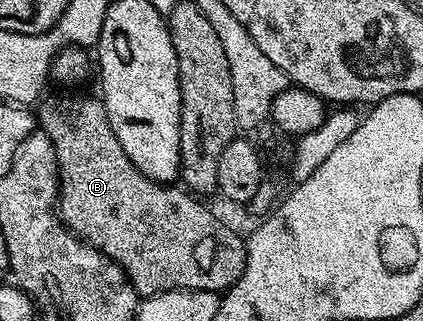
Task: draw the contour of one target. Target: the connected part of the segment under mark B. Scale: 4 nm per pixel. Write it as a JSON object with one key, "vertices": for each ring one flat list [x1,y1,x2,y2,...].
{"vertices":[[45,96,39,102,38,108,40,110,37,108,34,116,39,128,50,139,50,143,54,143,54,155,56,156,58,171,60,172,58,212,60,220,64,222,64,225,71,233,75,233,81,241,87,241,98,252,104,253,113,263,120,266,120,270,128,276,128,282,136,288,137,294,141,298,153,297,156,293,165,293,171,289,197,289,198,291,220,293,236,284,236,280,243,275,244,268,246,267,246,251,248,250,248,246,243,236,235,234,225,224,214,219,209,206,205,202,200,202,203,200,197,199,187,188,179,187,180,189,175,189,177,187,175,184,151,181,146,175,142,175,142,171,138,171,138,167,134,167,134,163,130,163,126,151,122,151,122,143,118,143,118,135,114,135,114,127,110,127,110,119,104,110,104,102,99,96,47,97]]}

